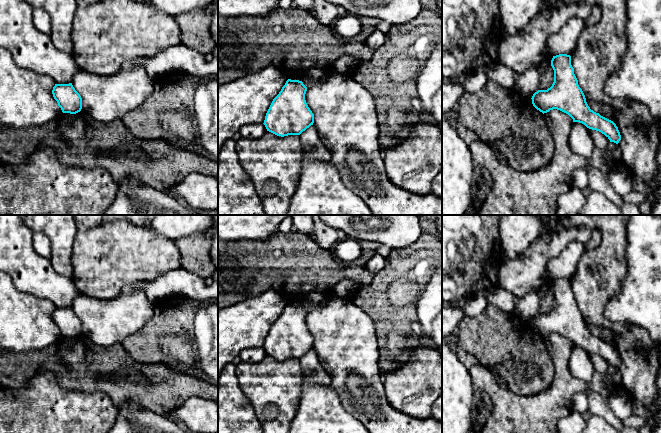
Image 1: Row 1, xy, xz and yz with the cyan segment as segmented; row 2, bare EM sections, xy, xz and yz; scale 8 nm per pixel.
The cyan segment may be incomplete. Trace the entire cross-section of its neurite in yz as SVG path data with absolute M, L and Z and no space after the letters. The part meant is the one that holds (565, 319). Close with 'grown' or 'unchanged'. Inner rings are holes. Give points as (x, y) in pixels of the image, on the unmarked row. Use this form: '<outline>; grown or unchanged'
M559 278L553 280L551 290L554 294L554 306L547 314L538 314L532 320L533 330L547 337L557 333L568 338L573 346L584 348L587 352L604 358L610 366L616 368L621 359L616 348L590 333L585 319L571 289L571 280Z; unchanged

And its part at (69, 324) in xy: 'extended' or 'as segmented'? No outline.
as segmented

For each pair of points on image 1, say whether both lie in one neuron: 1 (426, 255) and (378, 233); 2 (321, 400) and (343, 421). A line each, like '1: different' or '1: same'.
1: different
2: same

